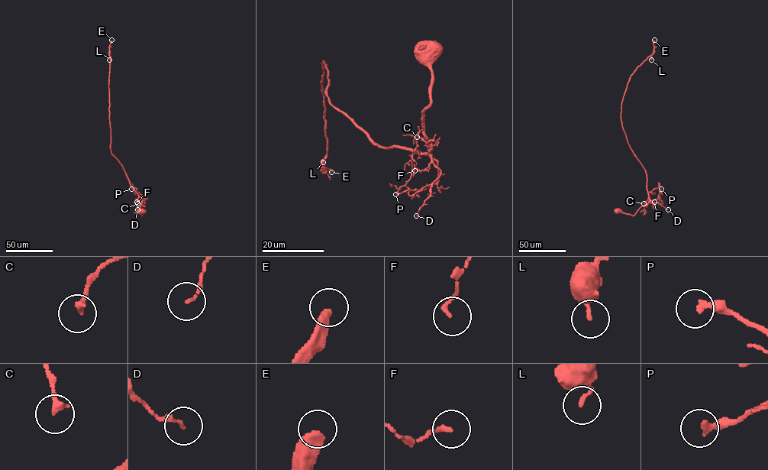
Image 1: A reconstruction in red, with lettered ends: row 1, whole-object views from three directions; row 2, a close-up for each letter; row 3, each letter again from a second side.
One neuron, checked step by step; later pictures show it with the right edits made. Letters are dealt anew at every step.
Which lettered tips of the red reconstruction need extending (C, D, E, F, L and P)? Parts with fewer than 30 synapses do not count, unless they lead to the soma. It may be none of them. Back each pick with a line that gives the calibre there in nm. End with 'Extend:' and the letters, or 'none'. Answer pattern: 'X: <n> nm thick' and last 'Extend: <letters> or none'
E: 440 nm thick
Extend: E

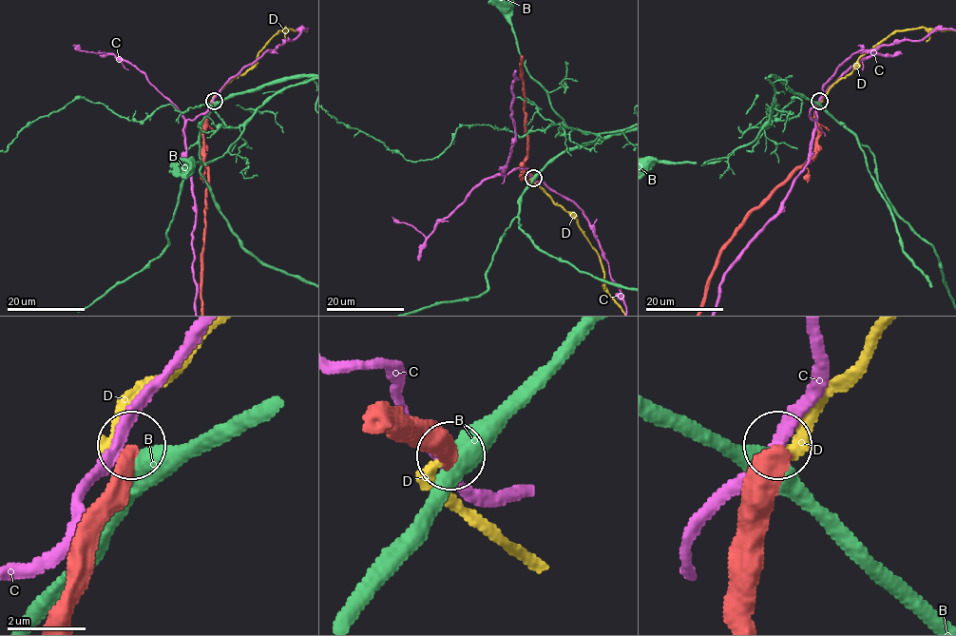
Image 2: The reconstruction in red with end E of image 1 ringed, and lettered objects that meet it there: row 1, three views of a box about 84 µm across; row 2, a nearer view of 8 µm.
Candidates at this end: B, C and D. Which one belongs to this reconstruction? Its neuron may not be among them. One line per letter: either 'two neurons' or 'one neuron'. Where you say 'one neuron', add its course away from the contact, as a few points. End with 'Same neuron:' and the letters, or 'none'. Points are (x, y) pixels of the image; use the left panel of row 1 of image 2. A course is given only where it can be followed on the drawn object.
B: two neurons
C: two neurons
D: two neurons
Same neuron: none

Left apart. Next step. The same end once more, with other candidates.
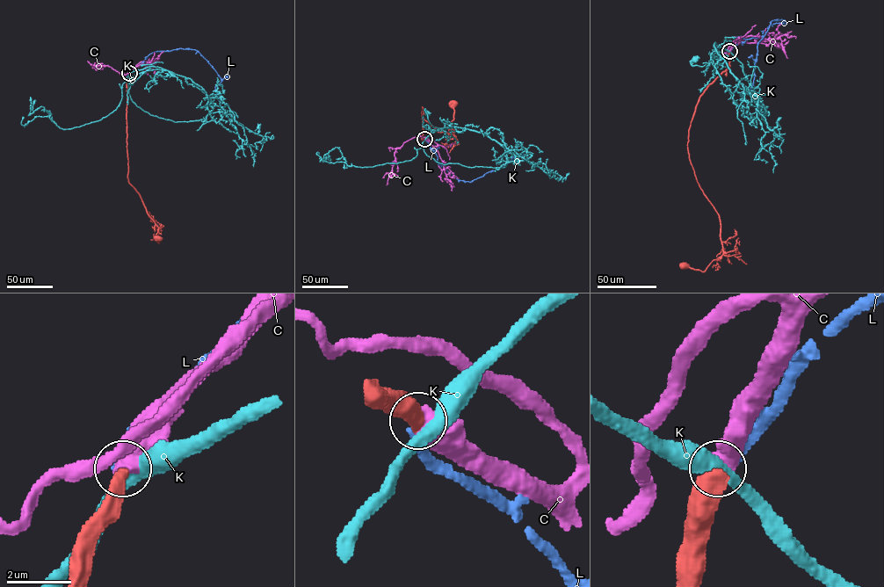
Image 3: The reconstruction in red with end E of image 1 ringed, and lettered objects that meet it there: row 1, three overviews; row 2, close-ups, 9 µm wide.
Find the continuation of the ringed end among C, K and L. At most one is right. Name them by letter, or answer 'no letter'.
C

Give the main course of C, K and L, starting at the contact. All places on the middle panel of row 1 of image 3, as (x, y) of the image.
C: (424, 139), (429, 141), (419, 134), (395, 149), (394, 163), (387, 184)
K: (424, 140), (439, 129), (461, 127), (433, 127), (426, 112)
L: (424, 139), (435, 153), (438, 164), (459, 180), (469, 182), (509, 161), (516, 160), (510, 158), (515, 155)

